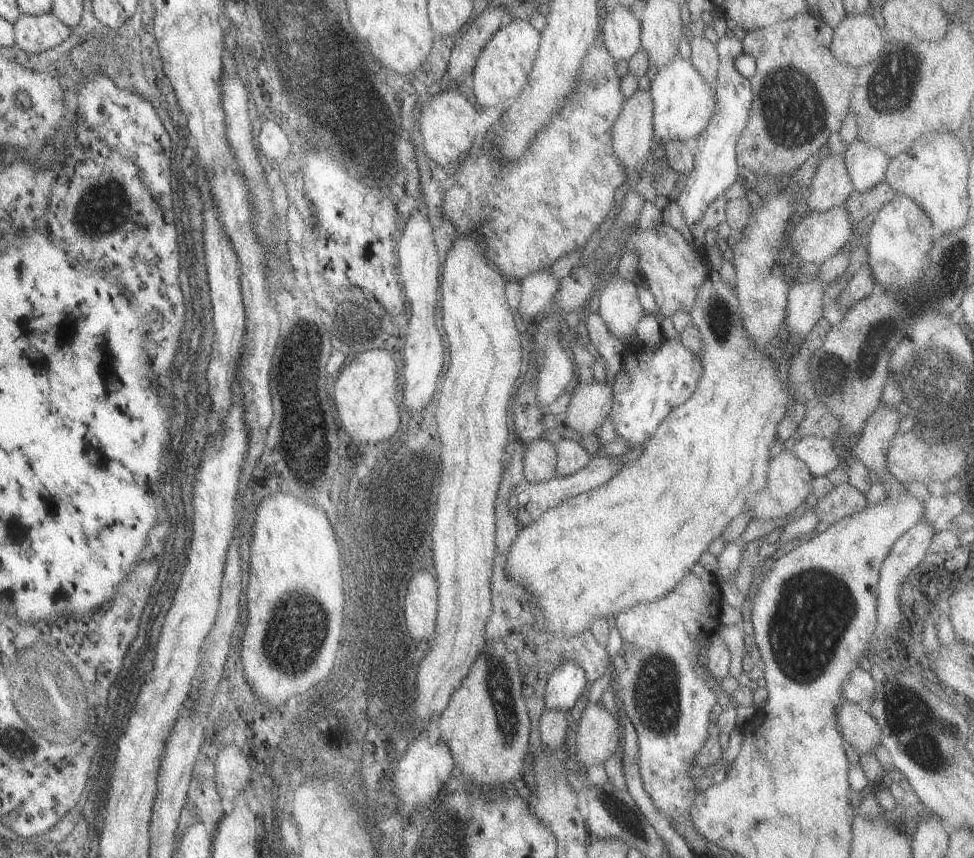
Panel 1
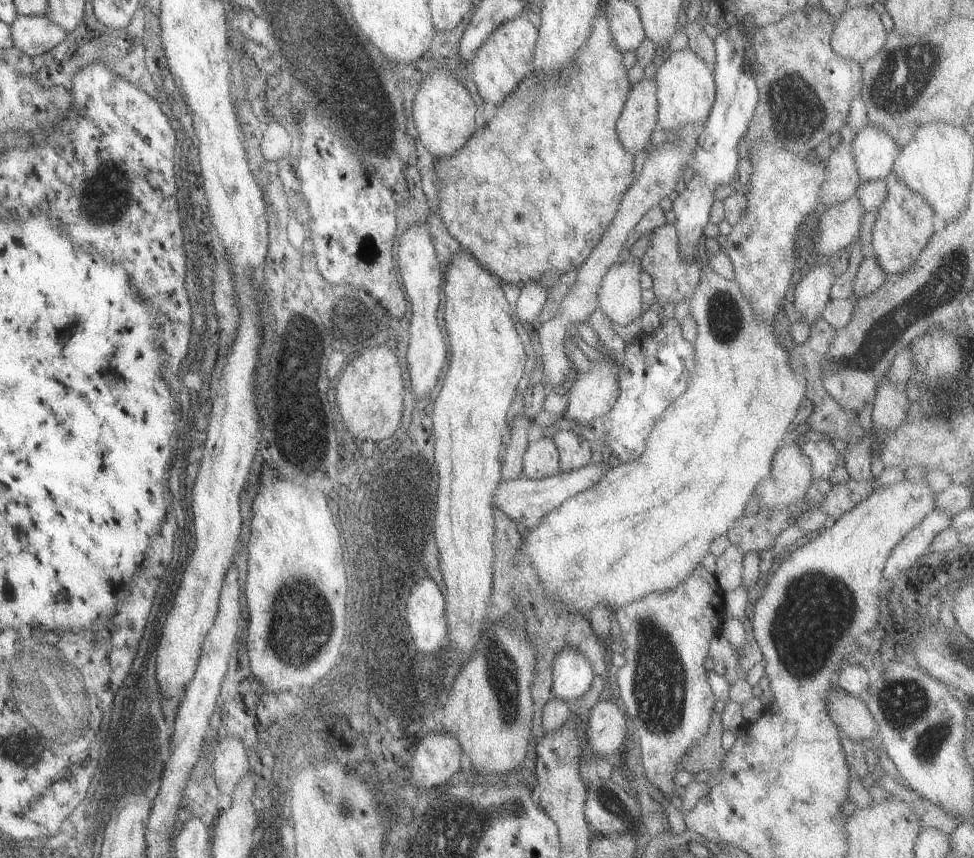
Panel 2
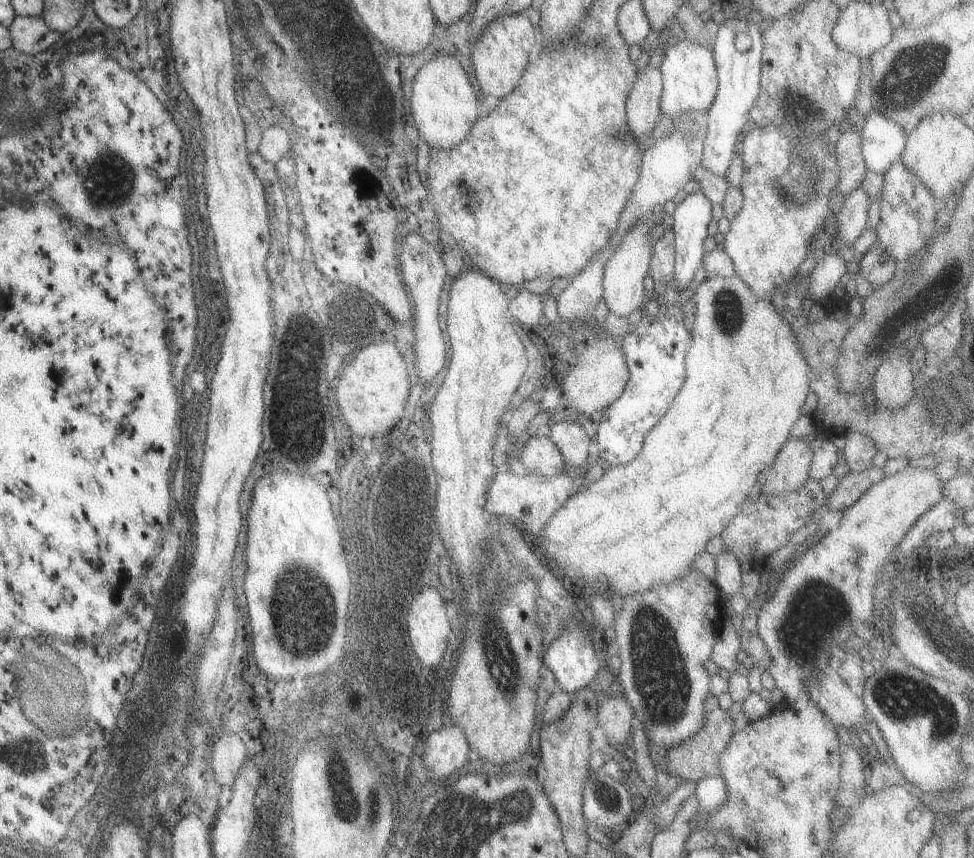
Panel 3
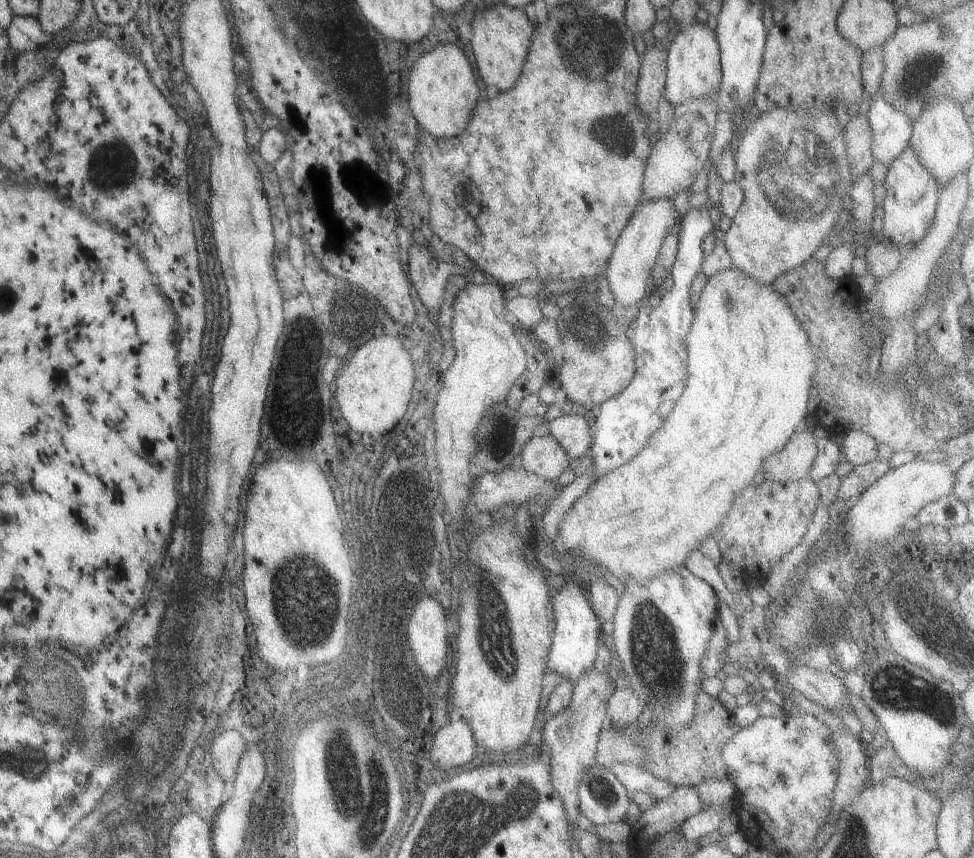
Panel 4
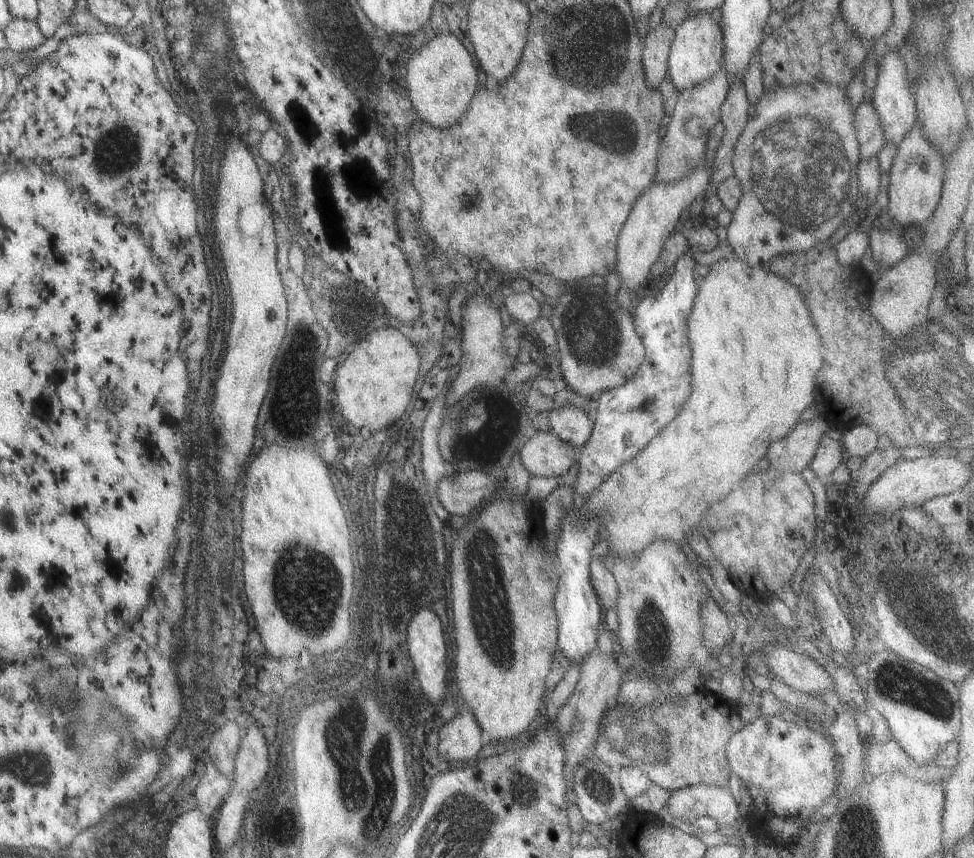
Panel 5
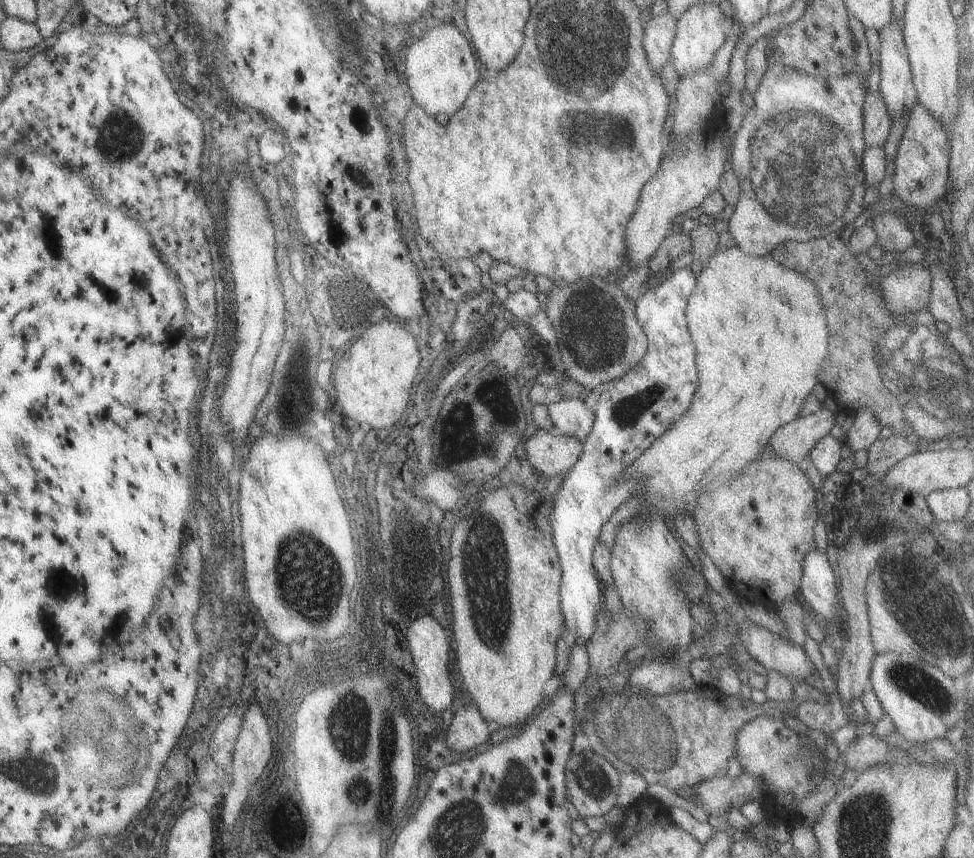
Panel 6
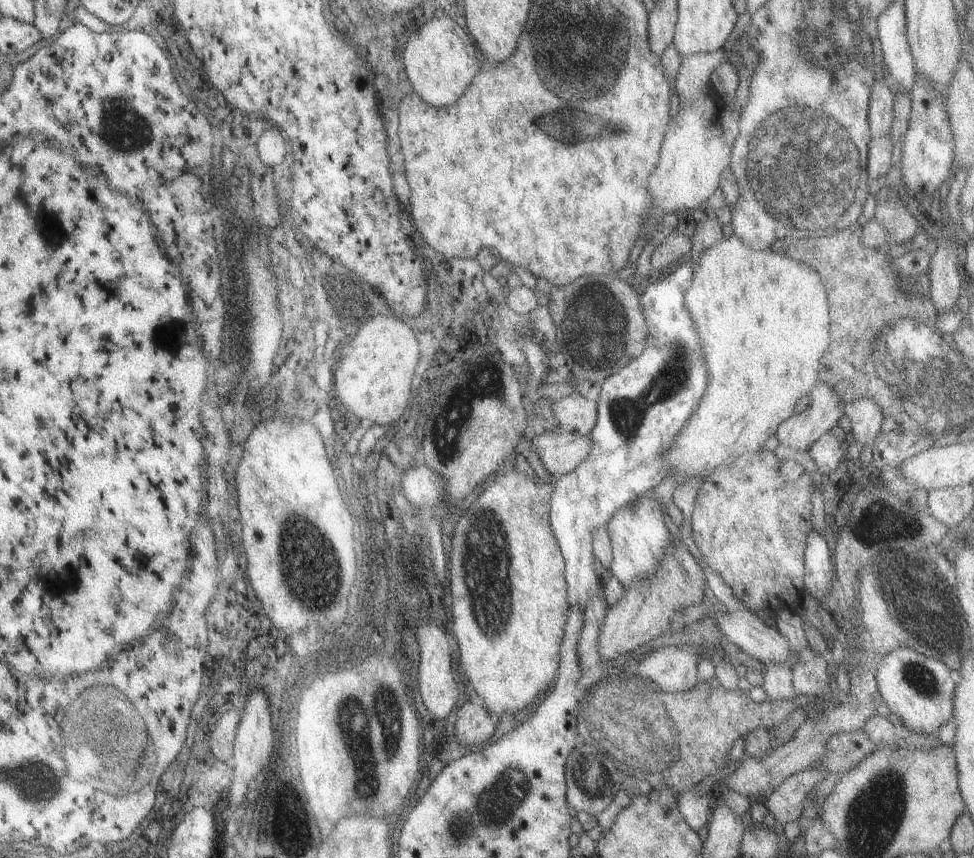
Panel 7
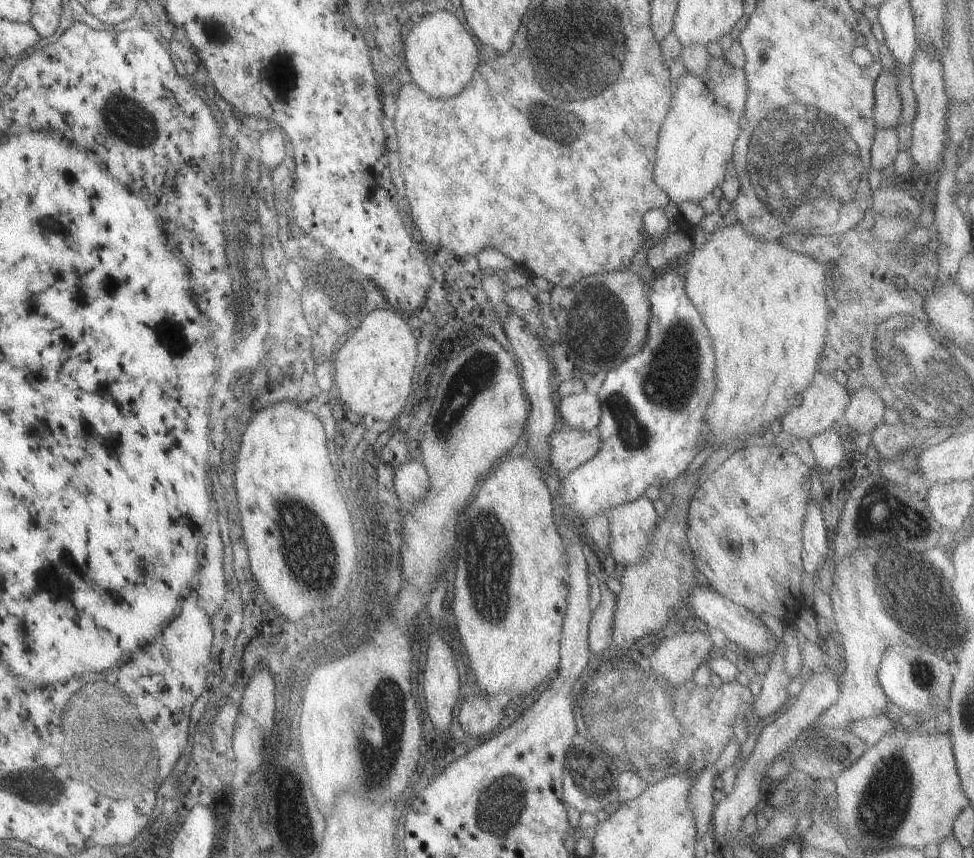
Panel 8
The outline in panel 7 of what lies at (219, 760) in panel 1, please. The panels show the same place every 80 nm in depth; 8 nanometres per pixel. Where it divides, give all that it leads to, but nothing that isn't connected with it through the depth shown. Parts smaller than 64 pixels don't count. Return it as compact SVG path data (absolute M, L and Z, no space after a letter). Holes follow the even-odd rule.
M229 710L215 722L211 736L209 736L209 750L217 760L223 762L223 760L230 759L238 723L239 710Z

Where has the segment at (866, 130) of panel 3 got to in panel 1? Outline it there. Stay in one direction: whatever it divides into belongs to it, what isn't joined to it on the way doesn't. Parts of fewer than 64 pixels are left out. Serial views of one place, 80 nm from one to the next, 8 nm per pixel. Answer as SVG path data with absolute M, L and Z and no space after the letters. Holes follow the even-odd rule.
M854 139L842 153L852 192L873 188L883 178L888 158L881 149Z

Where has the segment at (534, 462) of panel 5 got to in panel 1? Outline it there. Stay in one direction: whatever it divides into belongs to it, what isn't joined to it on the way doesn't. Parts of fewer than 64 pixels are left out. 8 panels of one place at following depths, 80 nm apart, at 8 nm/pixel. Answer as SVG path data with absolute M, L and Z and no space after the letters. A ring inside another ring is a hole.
M535 439L525 443L522 452L522 473L530 483L549 480L555 474L557 451L547 439Z

